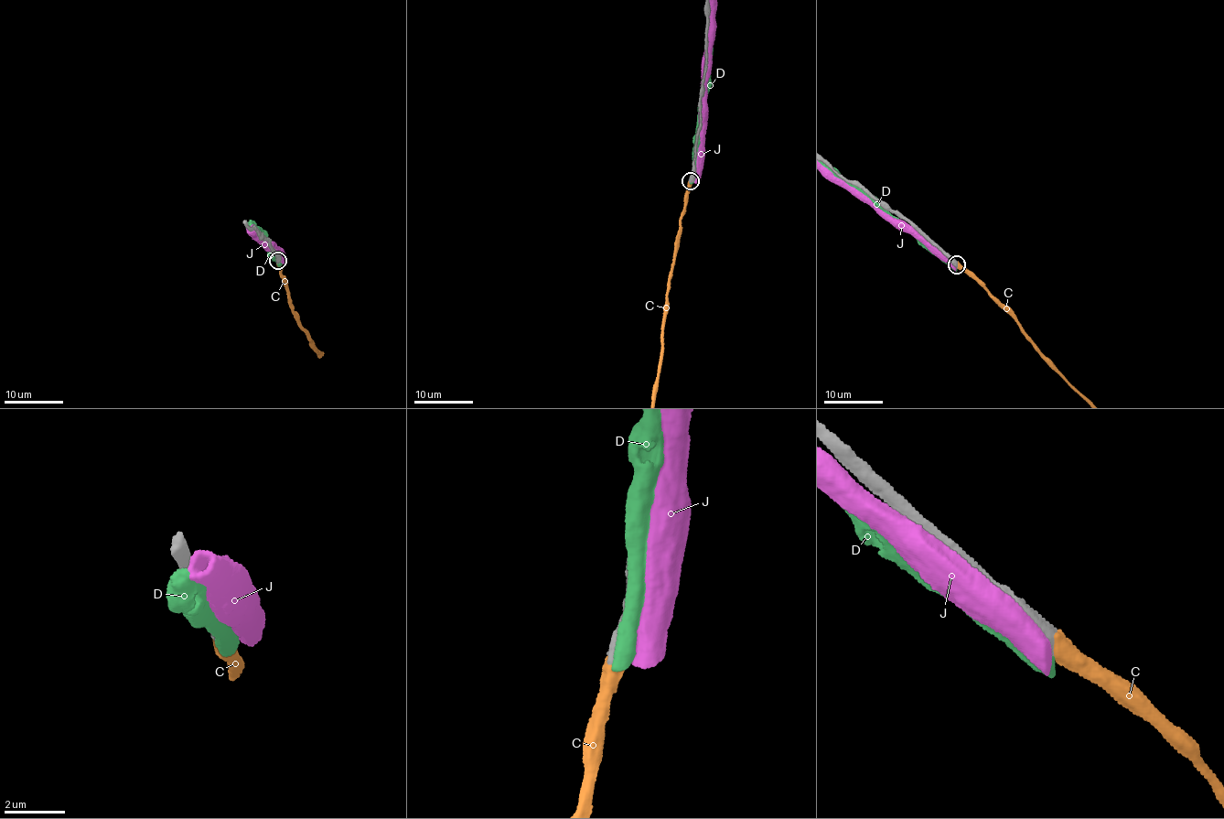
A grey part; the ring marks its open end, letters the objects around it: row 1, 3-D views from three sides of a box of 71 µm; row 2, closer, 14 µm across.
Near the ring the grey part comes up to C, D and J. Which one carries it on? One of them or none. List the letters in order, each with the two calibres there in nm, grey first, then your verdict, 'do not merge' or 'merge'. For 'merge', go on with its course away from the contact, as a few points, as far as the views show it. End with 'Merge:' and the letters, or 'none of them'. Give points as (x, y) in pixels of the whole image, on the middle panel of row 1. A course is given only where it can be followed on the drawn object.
C: calibres 700 and 600 nm; merge
D: calibres 800 and 700 nm; do not merge
J: calibres 550 and 800 nm; do not merge
Merge: C

